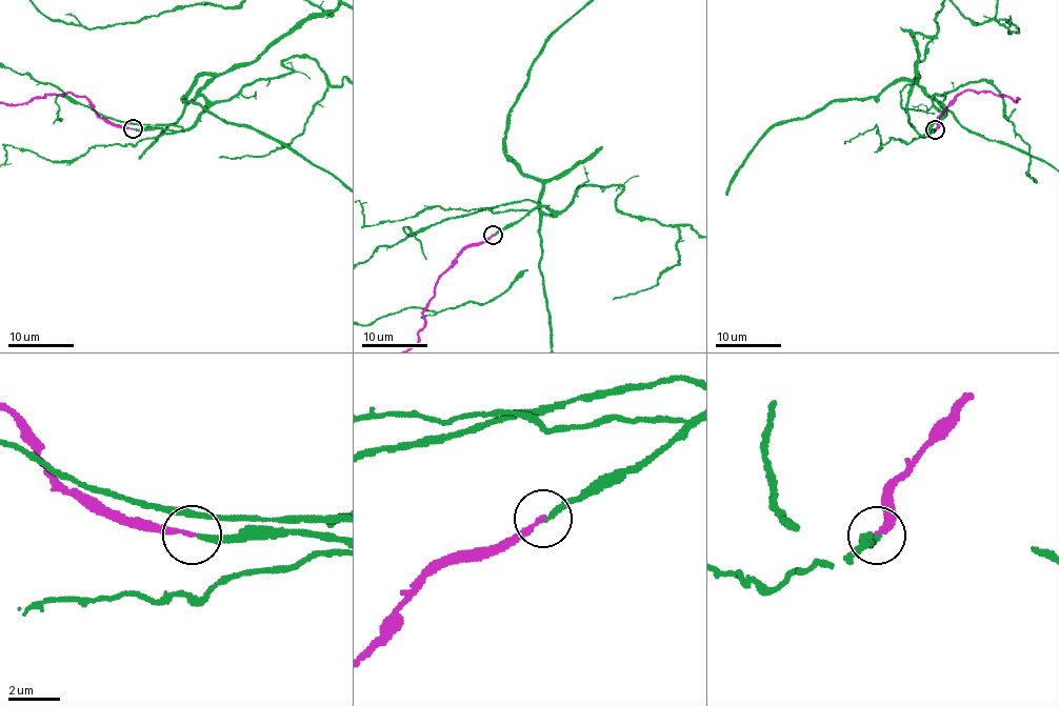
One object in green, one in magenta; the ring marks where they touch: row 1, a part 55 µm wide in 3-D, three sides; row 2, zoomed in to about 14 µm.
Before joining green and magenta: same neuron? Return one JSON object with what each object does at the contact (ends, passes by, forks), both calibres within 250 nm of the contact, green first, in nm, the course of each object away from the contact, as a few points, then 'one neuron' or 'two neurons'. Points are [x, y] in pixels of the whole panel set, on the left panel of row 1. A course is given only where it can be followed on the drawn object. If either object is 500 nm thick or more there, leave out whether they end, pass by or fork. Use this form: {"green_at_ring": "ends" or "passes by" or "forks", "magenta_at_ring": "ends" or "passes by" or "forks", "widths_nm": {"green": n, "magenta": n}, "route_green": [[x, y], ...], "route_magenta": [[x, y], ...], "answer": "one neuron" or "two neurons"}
{"green_at_ring": "ends", "magenta_at_ring": "ends", "widths_nm": {"green": 220, "magenta": 200}, "route_magenta": [[133, 129], [110, 124], [85, 97], [73, 94], [48, 94], [24, 104]], "answer": "one neuron"}

